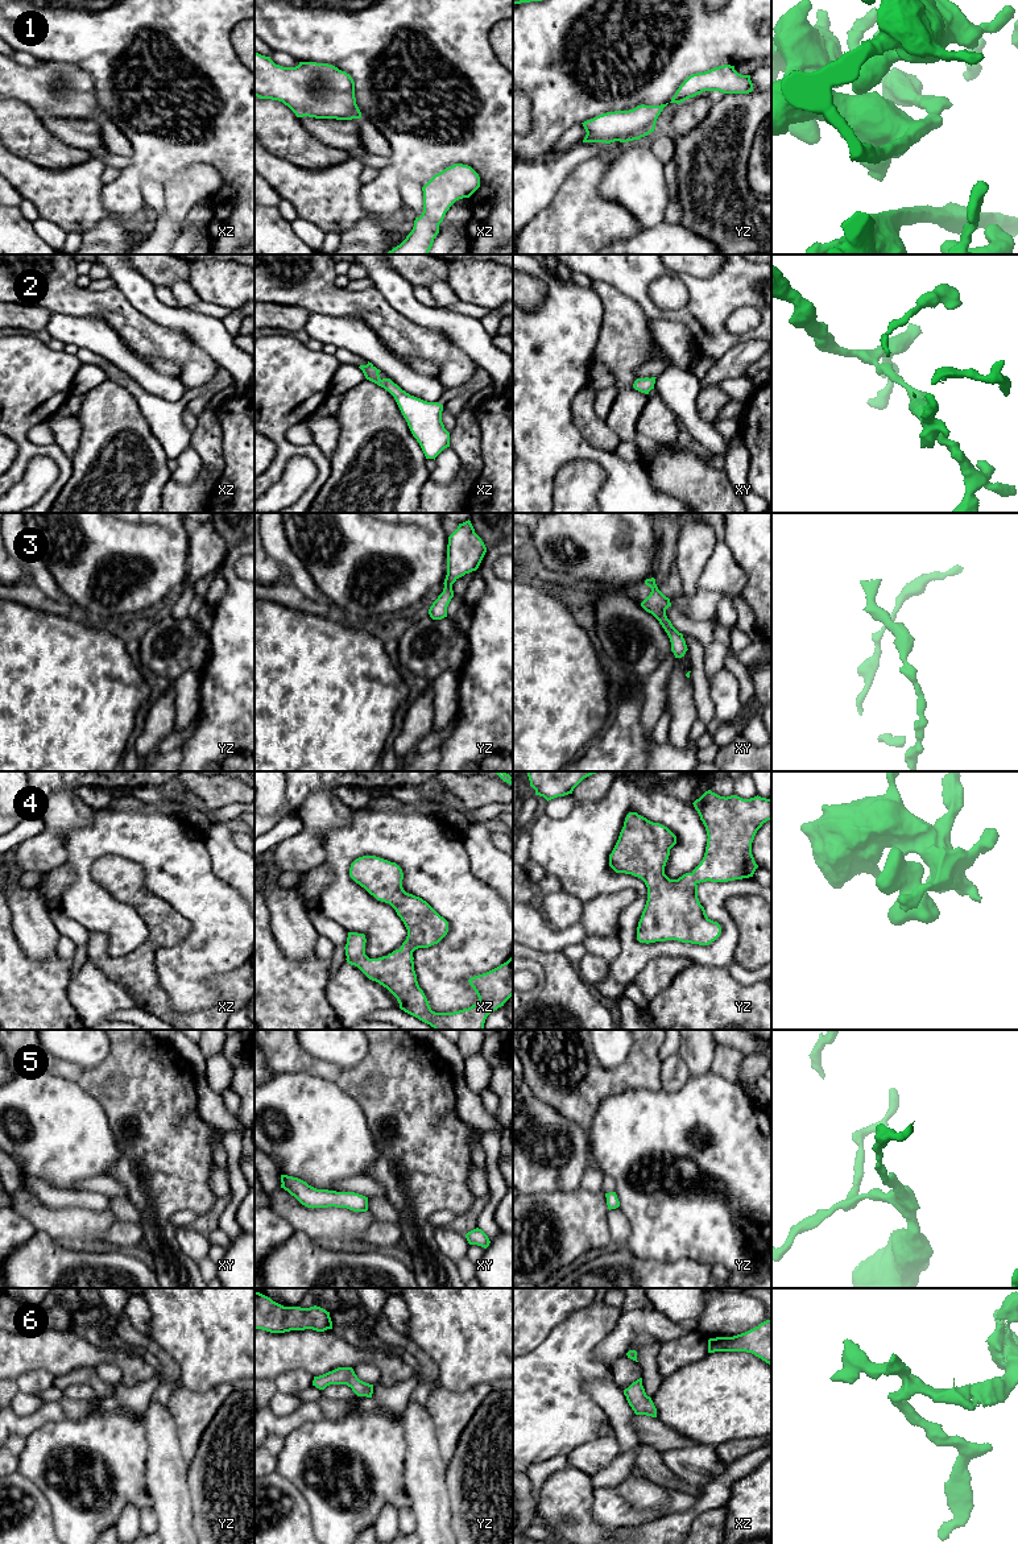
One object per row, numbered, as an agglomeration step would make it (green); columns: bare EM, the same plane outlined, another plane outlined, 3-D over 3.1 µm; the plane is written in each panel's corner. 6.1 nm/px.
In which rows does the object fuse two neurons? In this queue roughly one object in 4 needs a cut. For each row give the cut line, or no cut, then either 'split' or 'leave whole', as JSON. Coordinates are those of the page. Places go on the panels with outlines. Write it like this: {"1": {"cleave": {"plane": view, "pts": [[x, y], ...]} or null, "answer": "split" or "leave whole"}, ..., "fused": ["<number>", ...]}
{"1": {"cleave": null, "answer": "leave whole"}, "2": {"cleave": null, "answer": "leave whole"}, "3": {"cleave": null, "answer": "leave whole"}, "4": {"cleave": null, "answer": "leave whole"}, "5": {"cleave": null, "answer": "leave whole"}, "6": {"cleave": null, "answer": "leave whole"}, "fused": []}

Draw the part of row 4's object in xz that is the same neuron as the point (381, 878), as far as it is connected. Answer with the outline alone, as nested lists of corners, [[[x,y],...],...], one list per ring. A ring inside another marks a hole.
[[[363,856],[351,864],[349,877],[377,901],[396,910],[407,936],[400,949],[369,959],[365,955],[365,935],[348,932],[344,947],[347,963],[386,988],[397,998],[401,1010],[435,1030],[484,1030],[487,1017],[513,995],[513,956],[500,966],[468,980],[479,997],[475,1005],[454,1013],[435,1013],[418,985],[413,952],[438,944],[448,932],[448,922],[426,901],[404,890],[404,873],[396,862]]]

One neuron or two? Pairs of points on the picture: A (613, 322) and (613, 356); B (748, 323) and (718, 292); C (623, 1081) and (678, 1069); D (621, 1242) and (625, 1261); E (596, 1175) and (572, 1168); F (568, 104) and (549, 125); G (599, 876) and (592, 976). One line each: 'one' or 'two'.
A: one
B: two
C: two
D: two
E: two
F: one
G: two

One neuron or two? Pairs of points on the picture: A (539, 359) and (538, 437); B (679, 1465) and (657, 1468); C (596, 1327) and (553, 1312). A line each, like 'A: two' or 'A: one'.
A: one
B: two
C: two

